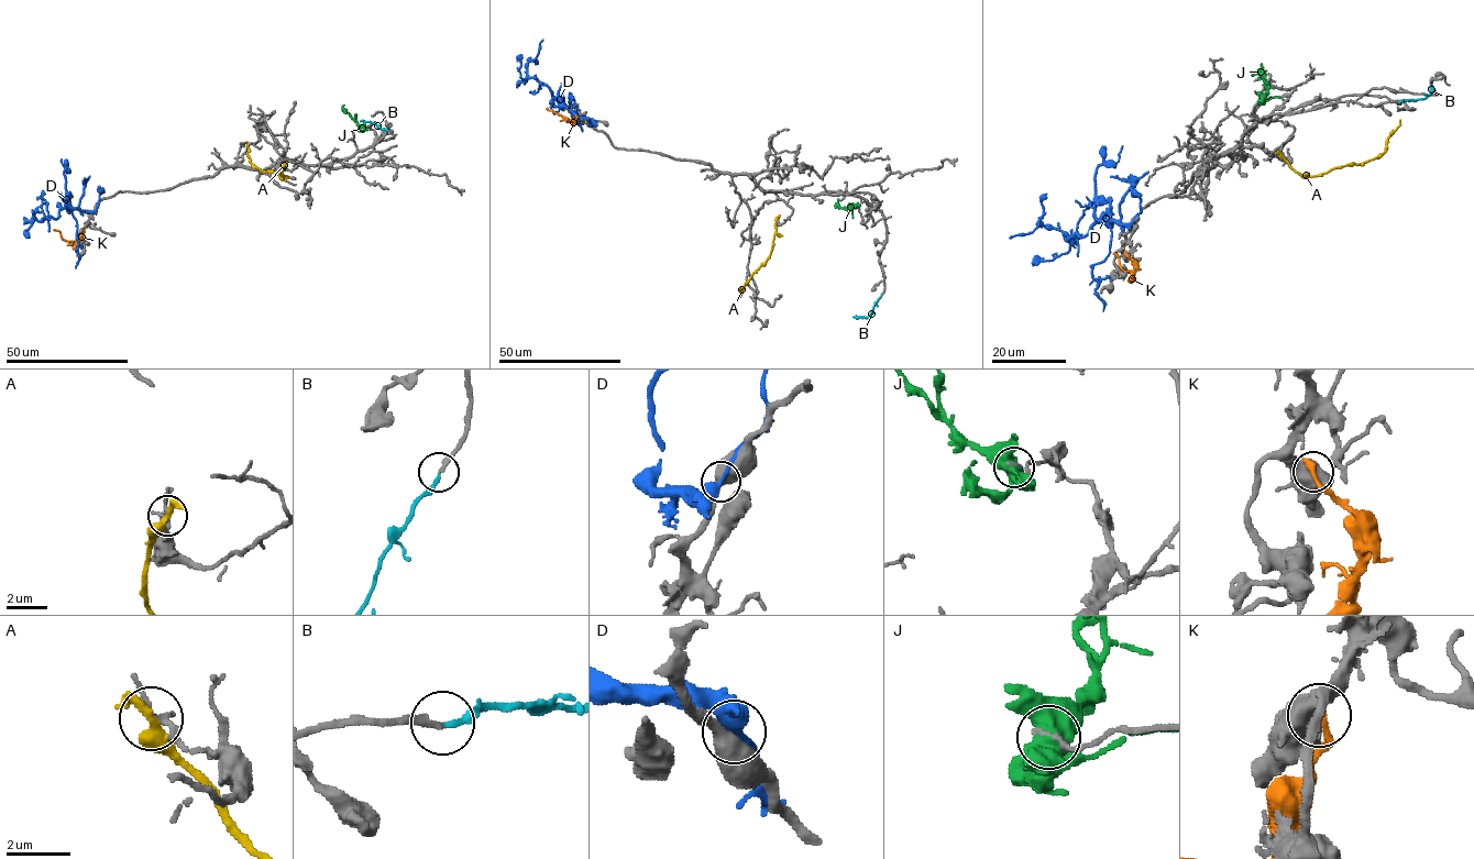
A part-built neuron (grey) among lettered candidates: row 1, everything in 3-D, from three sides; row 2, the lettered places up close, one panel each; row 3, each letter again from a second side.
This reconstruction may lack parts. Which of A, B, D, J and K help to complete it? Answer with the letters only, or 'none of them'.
B

